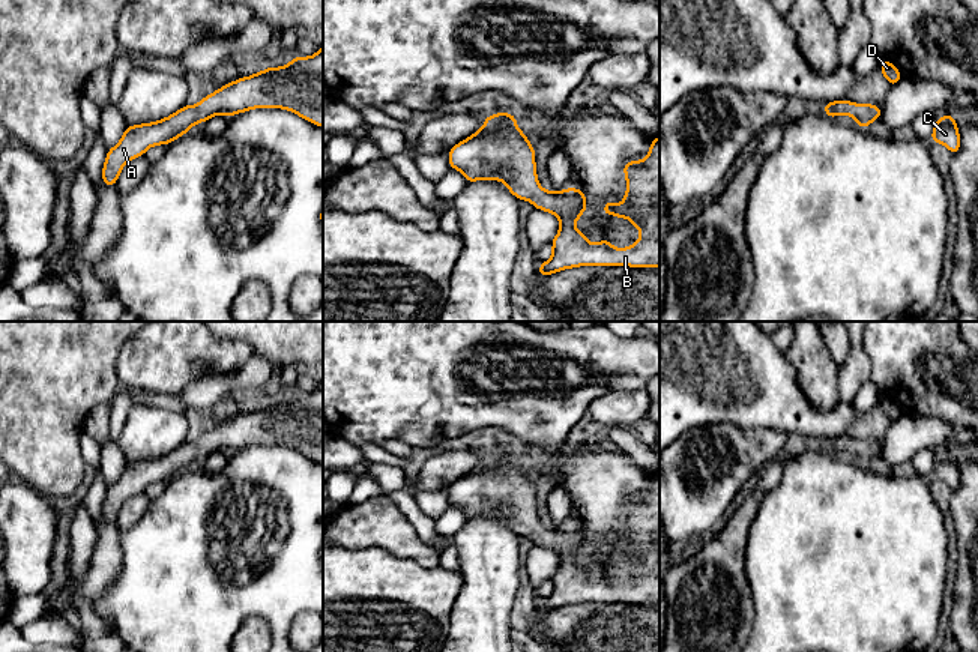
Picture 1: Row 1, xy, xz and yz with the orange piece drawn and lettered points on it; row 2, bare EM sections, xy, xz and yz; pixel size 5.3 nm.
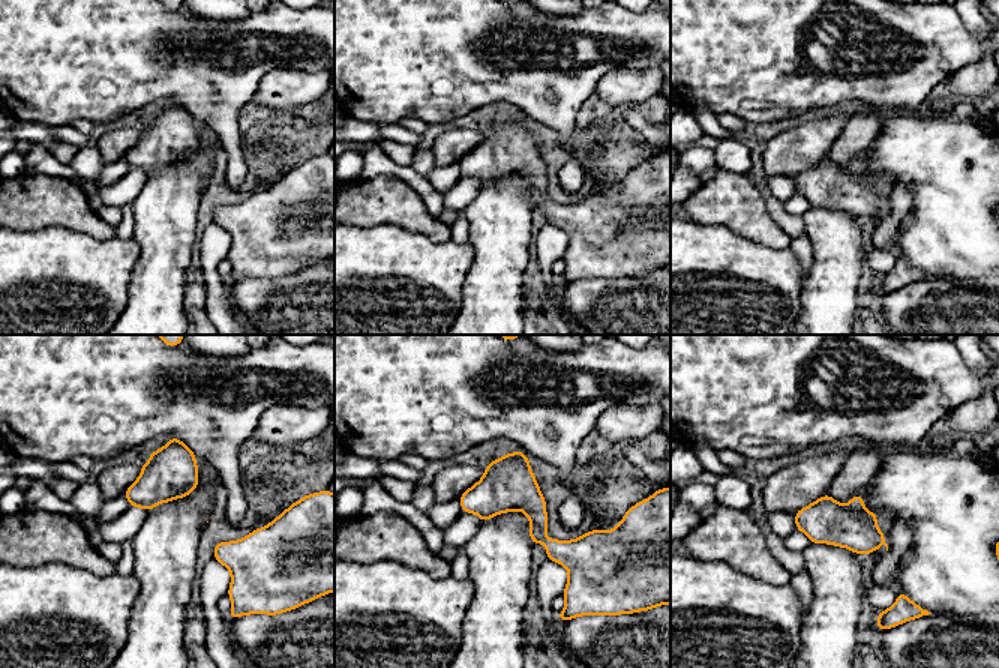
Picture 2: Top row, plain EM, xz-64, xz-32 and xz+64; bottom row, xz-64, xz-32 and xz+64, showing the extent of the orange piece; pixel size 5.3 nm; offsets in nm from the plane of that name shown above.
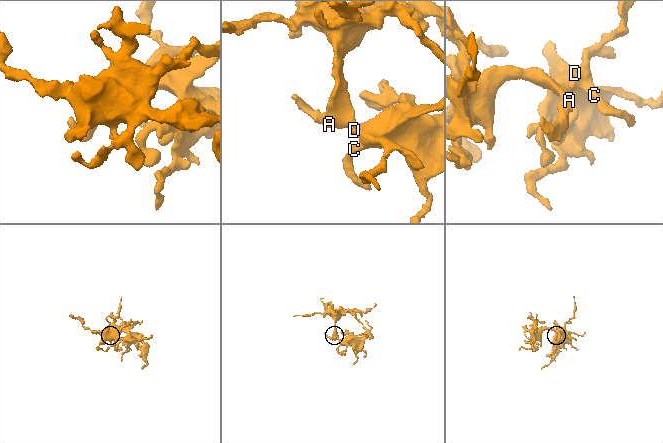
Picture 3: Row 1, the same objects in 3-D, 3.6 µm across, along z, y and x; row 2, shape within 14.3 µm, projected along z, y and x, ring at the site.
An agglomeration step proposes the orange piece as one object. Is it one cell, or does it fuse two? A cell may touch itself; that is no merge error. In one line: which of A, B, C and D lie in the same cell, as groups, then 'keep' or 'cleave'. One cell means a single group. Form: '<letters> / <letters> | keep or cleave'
A B C D | keep

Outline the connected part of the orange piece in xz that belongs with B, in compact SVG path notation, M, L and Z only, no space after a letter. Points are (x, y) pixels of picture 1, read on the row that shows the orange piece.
M497 113L485 116L482 128L455 144L449 153L449 167L464 174L466 183L475 180L500 180L520 201L529 200L535 209L553 213L560 221L560 228L551 240L553 255L548 261L539 263L539 276L547 276L563 269L578 266L631 266L631 267L660 267L660 137L654 138L649 153L643 161L628 161L623 165L626 177L626 194L623 201L614 206L604 203L602 215L626 218L641 233L640 239L628 248L613 248L610 240L590 243L584 233L572 224L581 218L587 209L584 192L578 188L568 188L559 192L545 191L539 186L536 177L535 149L527 137L517 126L511 113Z

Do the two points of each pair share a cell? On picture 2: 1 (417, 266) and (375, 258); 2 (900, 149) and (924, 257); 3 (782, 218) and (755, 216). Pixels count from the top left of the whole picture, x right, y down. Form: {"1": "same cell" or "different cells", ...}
{"1": "same cell", "2": "same cell", "3": "different cells"}

